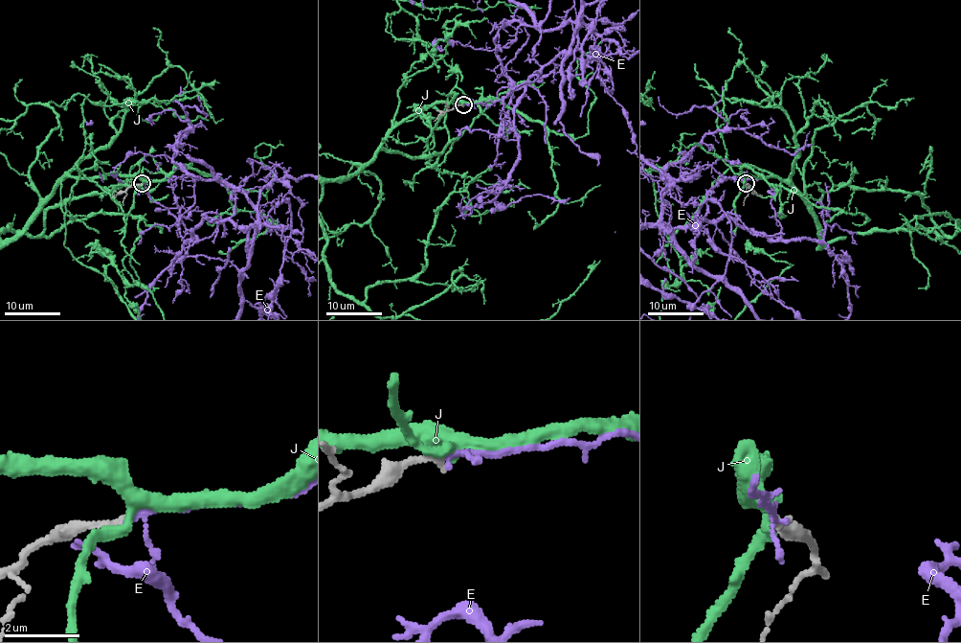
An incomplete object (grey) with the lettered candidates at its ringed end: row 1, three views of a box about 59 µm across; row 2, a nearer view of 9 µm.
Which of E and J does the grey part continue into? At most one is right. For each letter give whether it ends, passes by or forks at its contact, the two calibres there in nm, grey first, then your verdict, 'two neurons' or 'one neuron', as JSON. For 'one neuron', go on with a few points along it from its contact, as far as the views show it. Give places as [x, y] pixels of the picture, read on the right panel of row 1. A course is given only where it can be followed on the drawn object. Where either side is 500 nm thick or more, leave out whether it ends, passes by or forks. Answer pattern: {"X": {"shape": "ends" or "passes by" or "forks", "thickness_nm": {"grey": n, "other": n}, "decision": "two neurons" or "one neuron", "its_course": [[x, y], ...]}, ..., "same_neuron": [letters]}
{"E": {"shape": "passes by", "thickness_nm": {"grey": 190, "other": 120}, "decision": "one neuron"}, "J": {"shape": "passes by", "thickness_nm": {"grey": 220, "other": 240}, "decision": "two neurons"}, "same_neuron": ["E"]}

